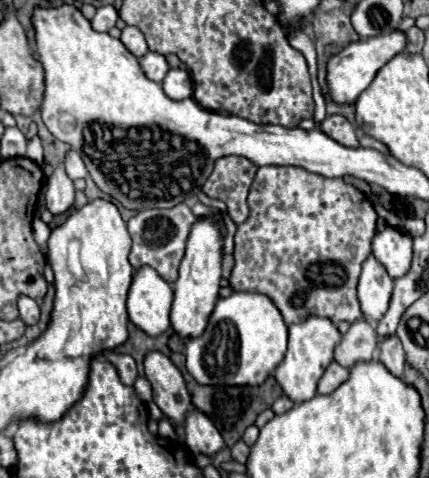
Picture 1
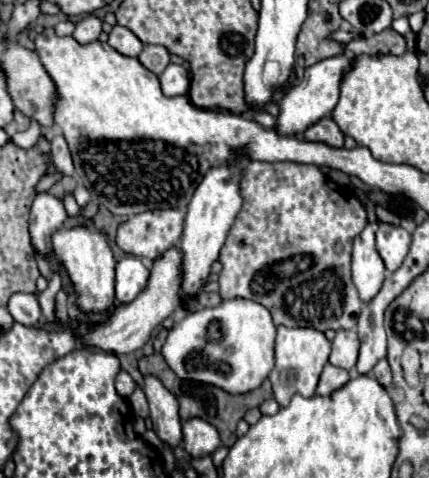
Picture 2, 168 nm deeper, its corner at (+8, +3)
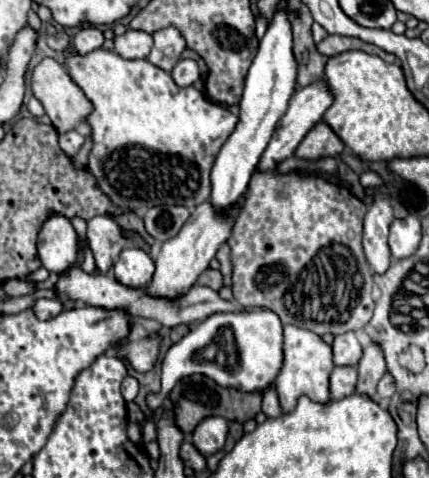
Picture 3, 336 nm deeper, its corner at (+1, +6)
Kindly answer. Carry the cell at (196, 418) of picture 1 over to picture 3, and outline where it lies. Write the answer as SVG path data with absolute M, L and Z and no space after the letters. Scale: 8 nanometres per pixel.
M205 417L193 431L193 445L209 457L223 449L227 439L227 421L223 417Z

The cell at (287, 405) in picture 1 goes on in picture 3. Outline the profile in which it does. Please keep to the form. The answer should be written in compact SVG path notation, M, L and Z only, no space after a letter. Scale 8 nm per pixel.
M267 389L265 395L263 395L263 407L261 411L267 415L267 417L279 417L283 411L281 411L281 405L279 405L279 399L277 399L277 393L273 389Z

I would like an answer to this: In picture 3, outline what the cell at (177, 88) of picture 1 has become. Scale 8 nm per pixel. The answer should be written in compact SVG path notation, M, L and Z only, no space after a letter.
M181 59L173 71L171 71L171 77L173 81L179 85L179 87L191 87L199 81L199 67L193 59Z

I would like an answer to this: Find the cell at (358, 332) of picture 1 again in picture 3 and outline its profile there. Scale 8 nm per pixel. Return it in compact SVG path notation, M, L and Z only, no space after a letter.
M353 331L337 335L333 341L333 361L335 365L357 365L361 359L361 343Z

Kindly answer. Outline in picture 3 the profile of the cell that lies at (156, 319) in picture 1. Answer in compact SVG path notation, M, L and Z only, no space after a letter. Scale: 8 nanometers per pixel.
M123 249L119 261L113 265L115 279L123 281L123 285L131 285L131 289L145 287L151 281L153 271L155 265L143 249Z

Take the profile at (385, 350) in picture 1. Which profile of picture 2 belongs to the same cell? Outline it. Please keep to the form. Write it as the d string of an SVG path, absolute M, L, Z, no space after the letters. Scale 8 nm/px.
M380 360L380 364L376 364L376 368L372 370L372 376L374 376L384 388L388 388L390 382L392 382L392 374L390 374L390 368L388 368L388 360Z

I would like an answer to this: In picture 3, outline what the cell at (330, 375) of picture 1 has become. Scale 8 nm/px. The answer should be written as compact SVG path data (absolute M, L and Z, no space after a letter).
M335 367L331 373L331 399L343 399L355 391L357 369L355 367Z

